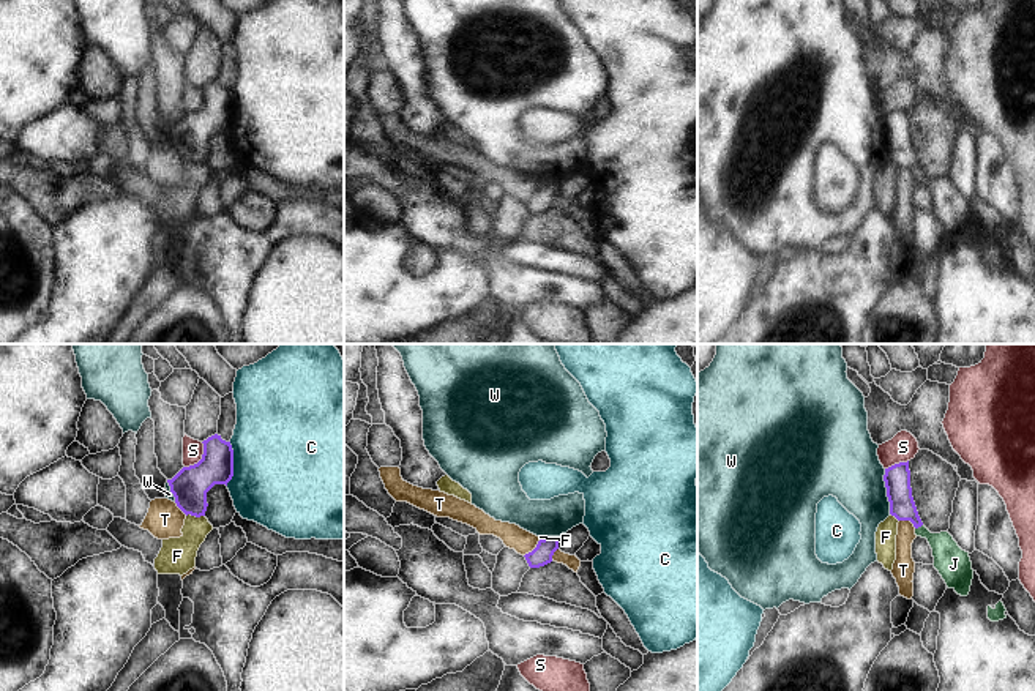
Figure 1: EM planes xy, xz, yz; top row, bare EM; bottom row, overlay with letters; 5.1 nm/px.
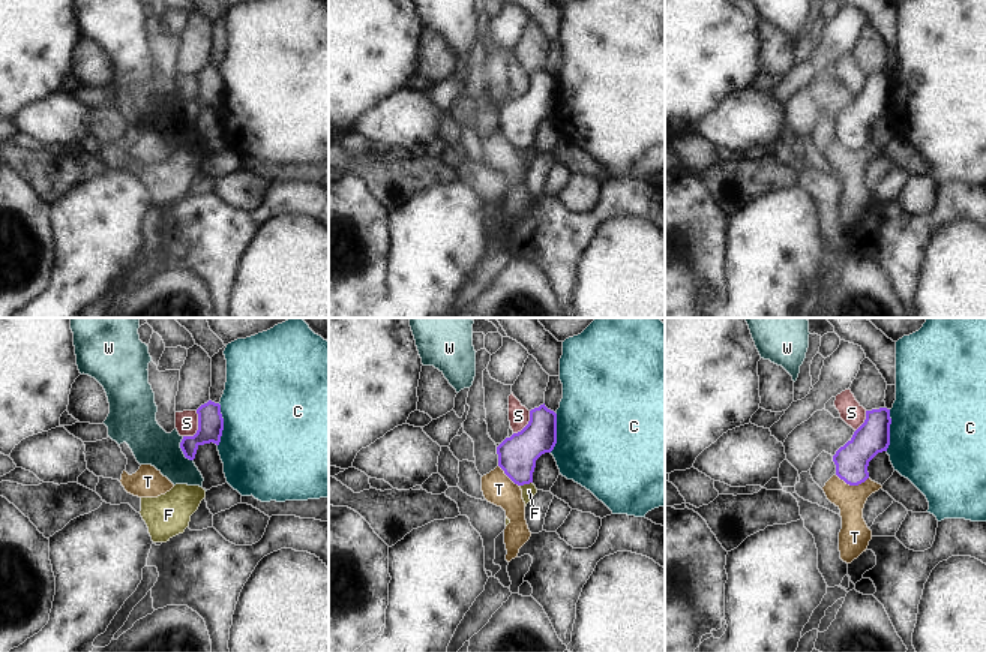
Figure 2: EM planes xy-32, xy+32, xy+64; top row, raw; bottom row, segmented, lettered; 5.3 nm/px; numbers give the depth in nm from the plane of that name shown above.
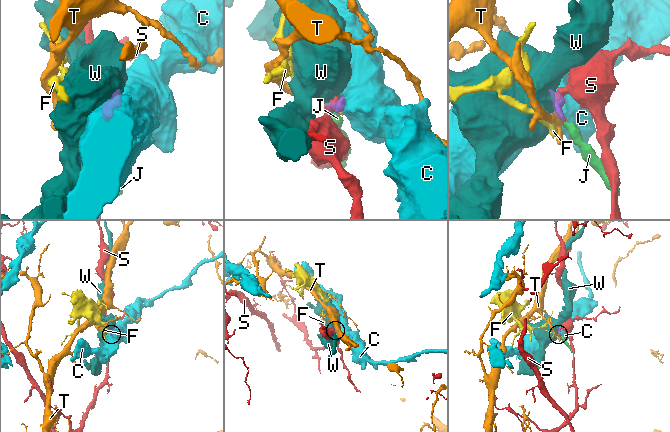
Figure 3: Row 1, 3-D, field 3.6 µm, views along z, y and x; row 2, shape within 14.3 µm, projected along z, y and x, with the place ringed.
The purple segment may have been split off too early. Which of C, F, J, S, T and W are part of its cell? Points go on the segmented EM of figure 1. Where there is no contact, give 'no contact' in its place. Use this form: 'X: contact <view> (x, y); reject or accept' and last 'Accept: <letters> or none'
C: contact xy (232, 464); reject
F: contact xy (196, 516); reject
J: contact yz (919, 526); accept
S: contact xy (202, 458); reject
T: contact xz (535, 548); reject
W: contact yz (887, 491); reject
Accept: J

